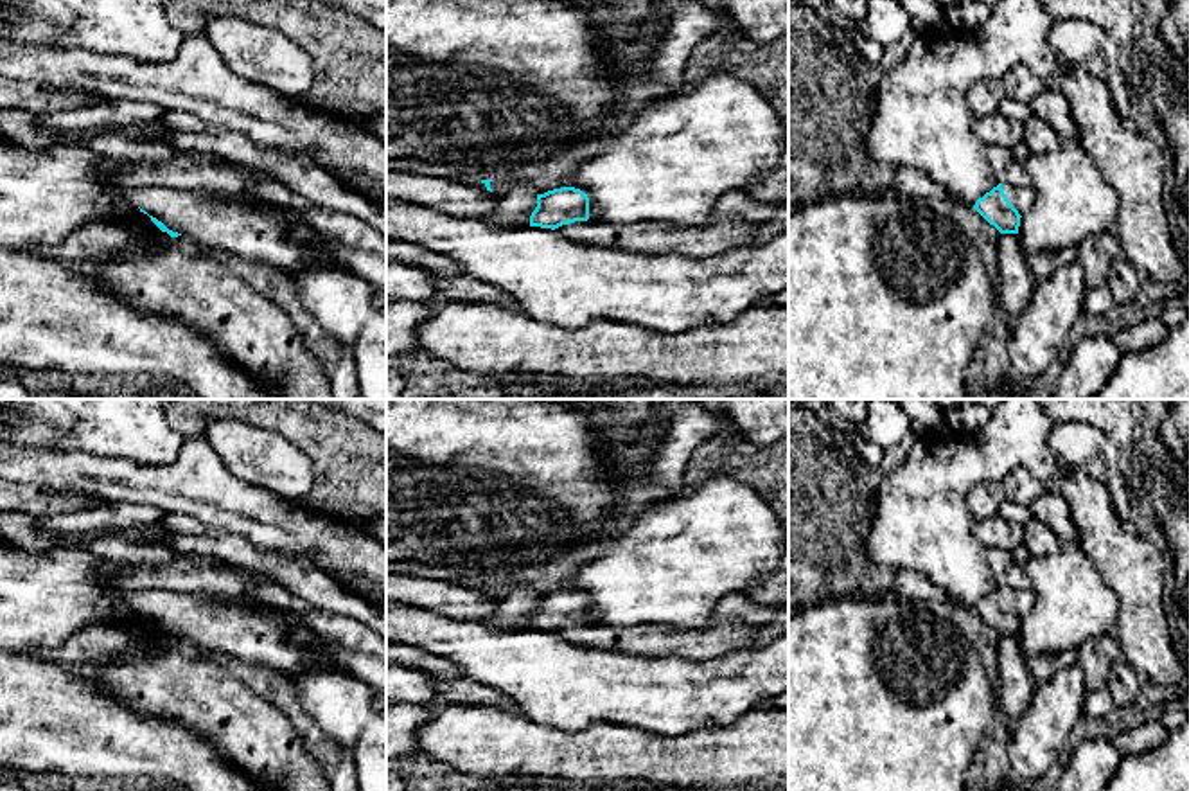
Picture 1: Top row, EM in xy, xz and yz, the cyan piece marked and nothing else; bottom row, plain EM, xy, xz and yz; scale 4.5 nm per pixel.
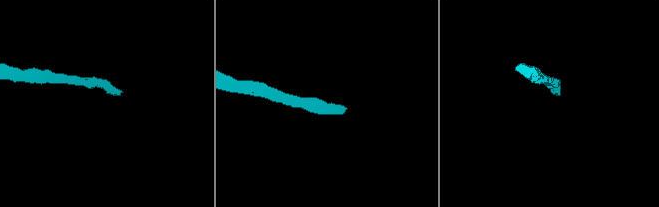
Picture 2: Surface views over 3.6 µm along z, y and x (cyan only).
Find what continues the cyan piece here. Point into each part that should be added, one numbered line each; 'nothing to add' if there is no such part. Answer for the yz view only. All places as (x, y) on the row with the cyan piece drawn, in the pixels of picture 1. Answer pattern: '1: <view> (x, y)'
1: yz (1021, 198)

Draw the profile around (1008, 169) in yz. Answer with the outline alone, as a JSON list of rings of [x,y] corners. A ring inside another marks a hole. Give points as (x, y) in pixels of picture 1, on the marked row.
[[[1000,146],[986,147],[986,158],[988,158],[990,167],[995,173],[995,178],[1000,183],[1009,183],[1013,187],[1031,185],[1024,164],[1020,164],[1013,156],[1011,149],[1006,149]]]

